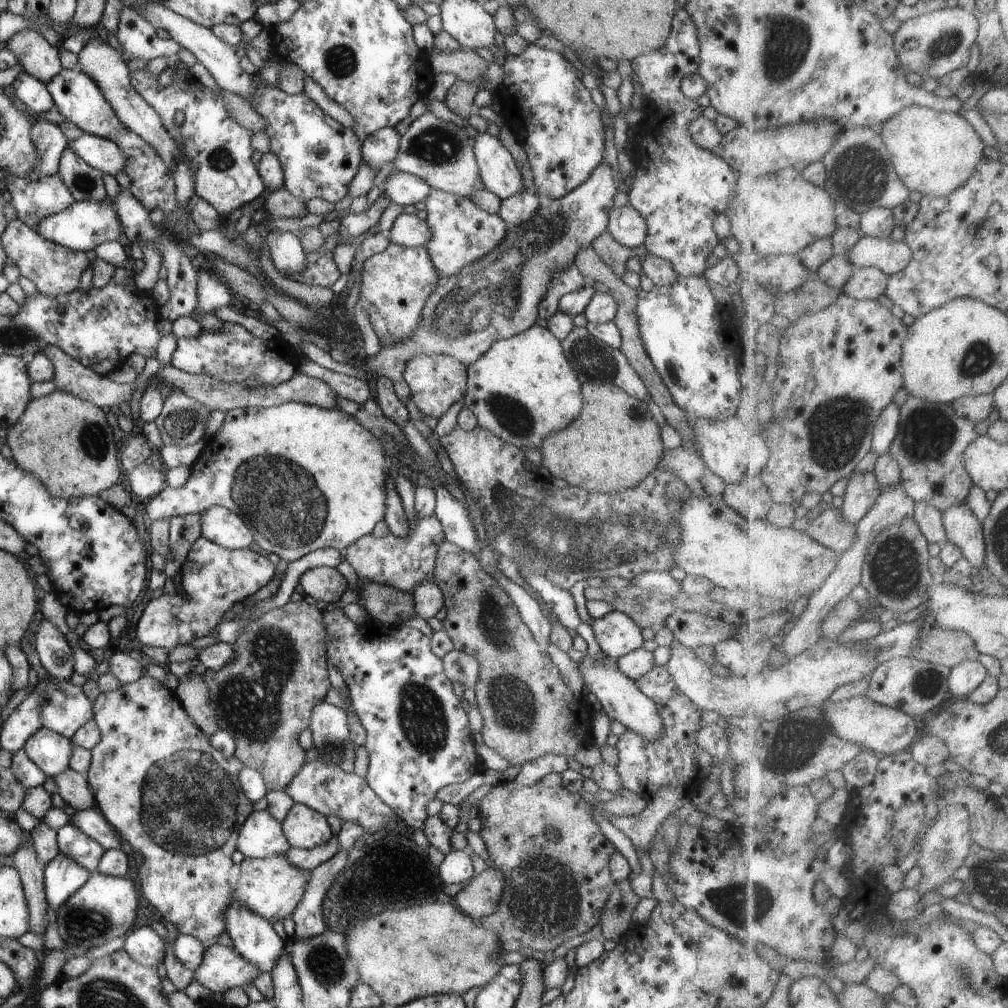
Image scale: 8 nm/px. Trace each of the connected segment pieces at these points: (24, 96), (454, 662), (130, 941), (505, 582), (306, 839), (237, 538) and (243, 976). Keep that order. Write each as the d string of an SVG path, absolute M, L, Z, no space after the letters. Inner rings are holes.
M25 73L14 83L14 94L34 112L35 115L44 114L52 110L55 104L46 85L40 79Z
M452 649L441 659L444 672L452 683L460 684L465 689L475 688L481 673L479 662L475 656Z
M148 926L132 930L124 941L123 949L134 962L156 970L165 959L163 938Z
M500 569L494 578L506 590L510 598L514 601L514 604L518 607L522 622L530 629L534 640L539 644L541 650L550 656L548 652L549 636L553 624L543 609L543 603L536 602L524 588L521 588L506 577Z
M294 803L281 825L290 847L299 849L320 846L333 836L326 817L300 803Z
M211 506L204 512L200 513L201 520L201 535L210 542L216 543L221 547L236 550L249 548L252 542L257 542L253 536L253 530L246 526L244 520L242 520L234 512L230 512L227 508L221 506Z
M216 943L205 950L202 964L193 973L195 980L208 990L223 993L236 987L254 986L261 970L236 949Z

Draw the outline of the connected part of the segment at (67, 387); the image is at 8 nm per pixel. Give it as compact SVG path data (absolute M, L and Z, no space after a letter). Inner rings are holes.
M47 346L43 352L54 365L54 384L57 388L65 393L70 393L72 396L81 398L85 401L90 401L98 408L109 411L112 406L120 406L122 403L130 405L134 390L136 390L136 381L131 383L118 383L108 379L107 376L99 375L91 368L85 367L81 362L74 360L68 356L63 350L55 346Z

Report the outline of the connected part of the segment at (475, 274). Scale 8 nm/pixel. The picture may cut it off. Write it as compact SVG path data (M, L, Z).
M606 162L600 163L593 171L592 174L588 177L588 180L585 180L578 188L575 188L572 192L569 192L566 196L560 197L559 199L553 199L550 202L548 208L539 208L535 215L531 217L528 222L524 222L519 225L518 228L509 230L507 232L506 238L503 239L500 245L498 245L493 251L488 253L485 257L482 257L480 260L473 262L471 265L465 266L459 273L453 274L451 277L448 277L442 285L438 285L433 291L432 294L426 299L425 305L423 306L421 312L421 319L417 329L411 332L409 339L404 339L401 343L390 343L389 345L384 345L376 355L371 357L367 356L364 362L361 362L362 368L357 369L363 371L368 376L376 372L378 377L388 377L388 380L393 382L394 390L398 395L398 398L406 404L408 399L411 396L411 390L408 388L405 383L403 372L405 371L405 366L407 362L413 359L418 355L431 355L431 354L441 354L444 356L452 357L454 360L457 360L460 364L468 366L474 361L477 361L479 357L484 354L496 341L501 339L510 339L515 337L519 333L523 333L530 327L532 327L536 318L539 317L539 302L545 297L547 293L547 288L553 279L553 274L558 271L563 271L566 267L574 265L576 253L585 246L591 245L591 242L607 229L607 224L609 223L609 212L611 208L614 207L613 198L618 193L618 187L616 187L616 182L614 182L613 170L610 165Z

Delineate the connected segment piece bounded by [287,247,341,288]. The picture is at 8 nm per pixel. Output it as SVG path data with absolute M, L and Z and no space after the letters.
M321 247L319 251L306 254L306 270L301 272L299 275L287 278L304 282L304 284L314 284L331 288L334 282L336 282L341 275L338 268L336 268L336 263L332 260L332 253L325 253Z

